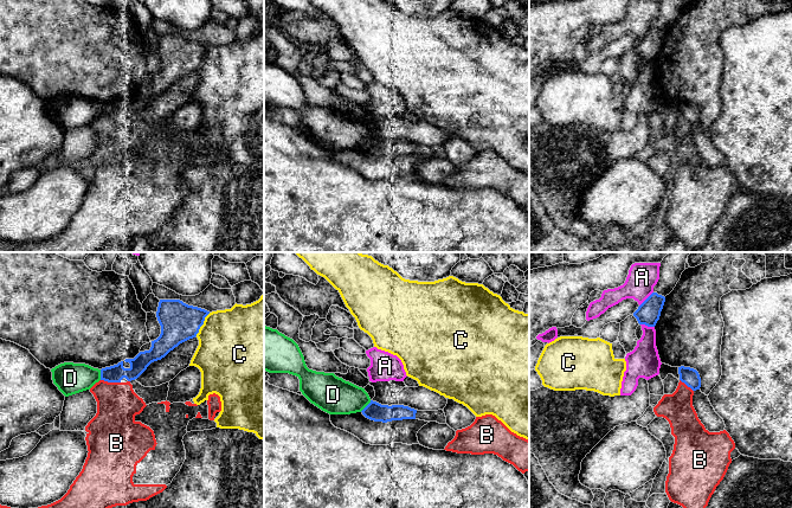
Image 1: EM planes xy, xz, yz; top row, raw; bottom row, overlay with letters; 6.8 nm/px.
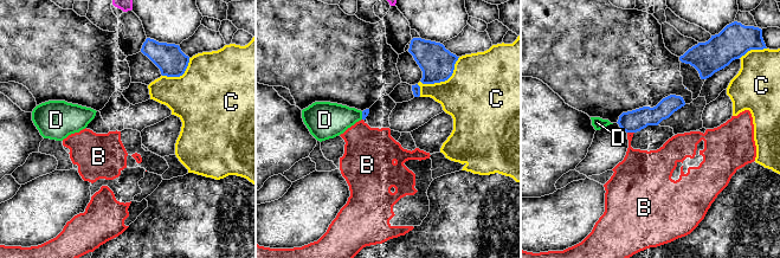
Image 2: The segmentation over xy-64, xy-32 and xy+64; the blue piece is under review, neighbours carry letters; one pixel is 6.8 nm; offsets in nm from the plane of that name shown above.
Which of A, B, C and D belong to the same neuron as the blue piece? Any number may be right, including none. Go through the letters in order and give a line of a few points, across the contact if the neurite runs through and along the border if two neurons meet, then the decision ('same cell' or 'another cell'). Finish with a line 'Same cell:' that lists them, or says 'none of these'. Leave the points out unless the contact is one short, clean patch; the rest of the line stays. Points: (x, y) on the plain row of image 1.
A: another cell
B: another cell
C: another cell
D: another cell
Same cell: none of these

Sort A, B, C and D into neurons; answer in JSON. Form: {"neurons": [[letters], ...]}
{"neurons": [["A"], ["B"], ["C"], ["D"]]}

